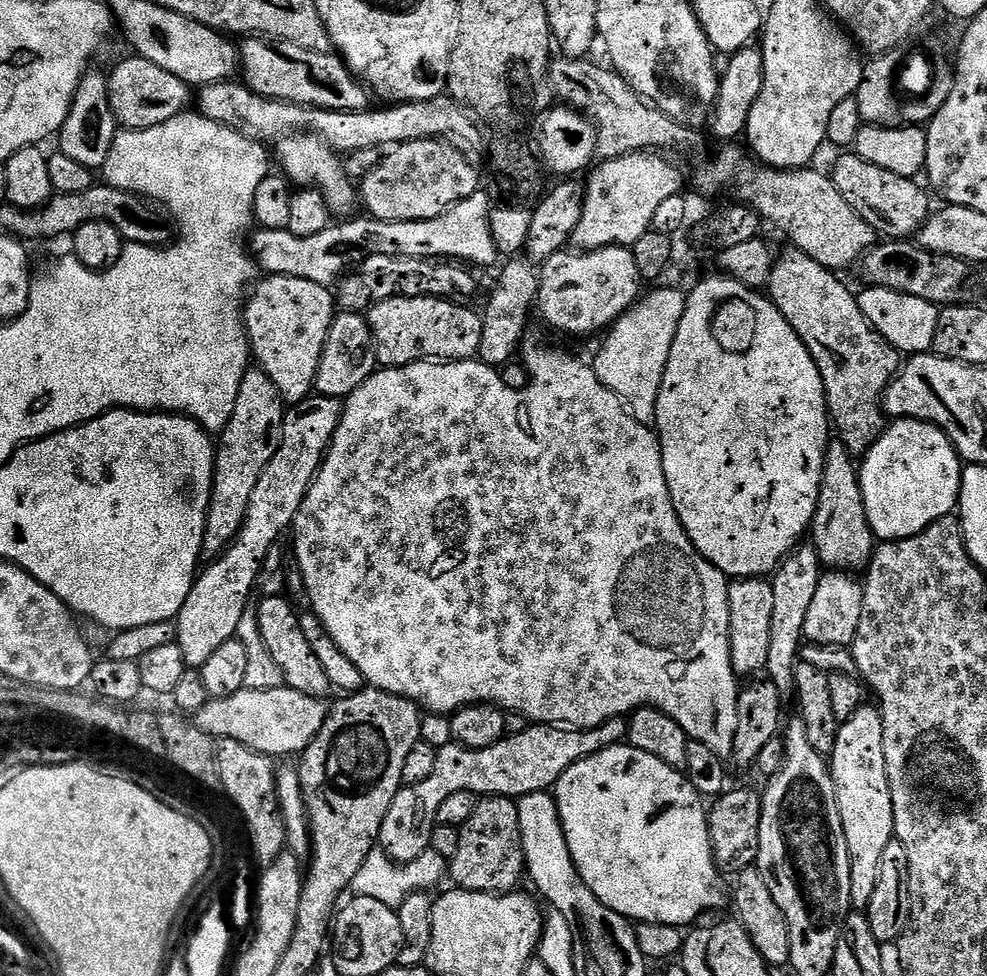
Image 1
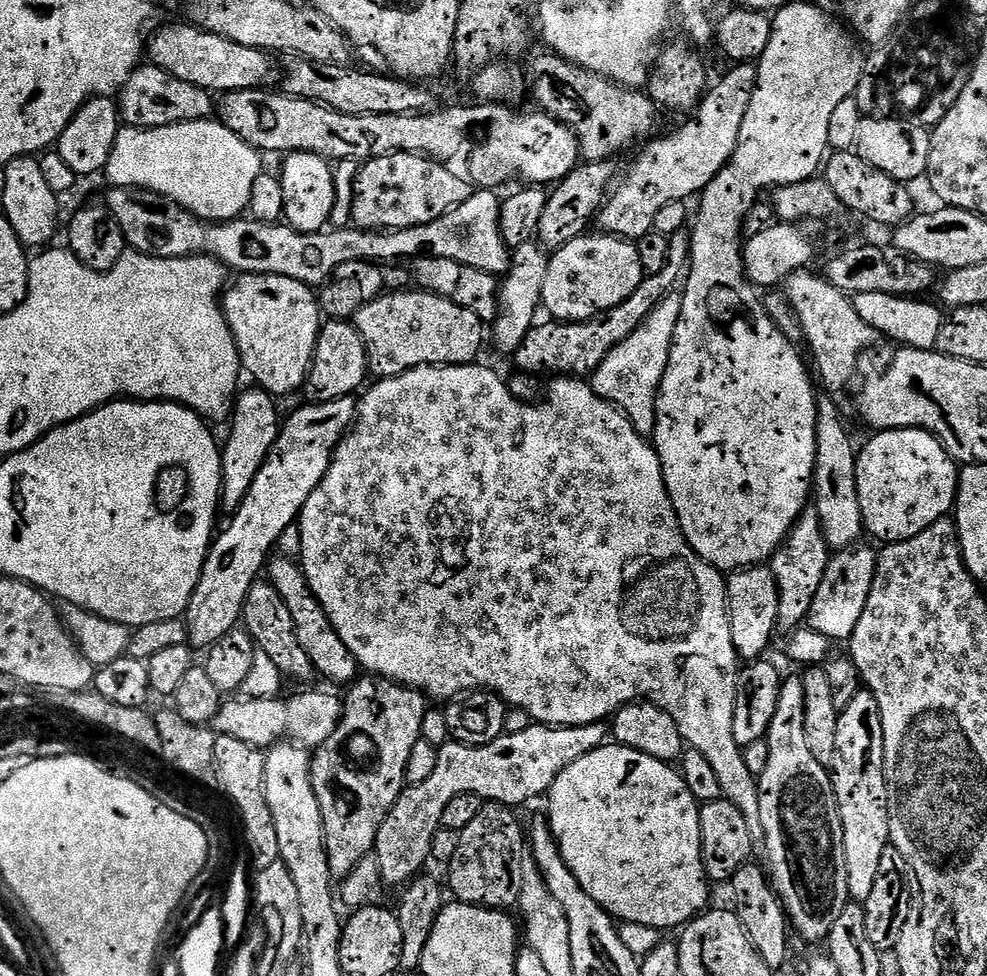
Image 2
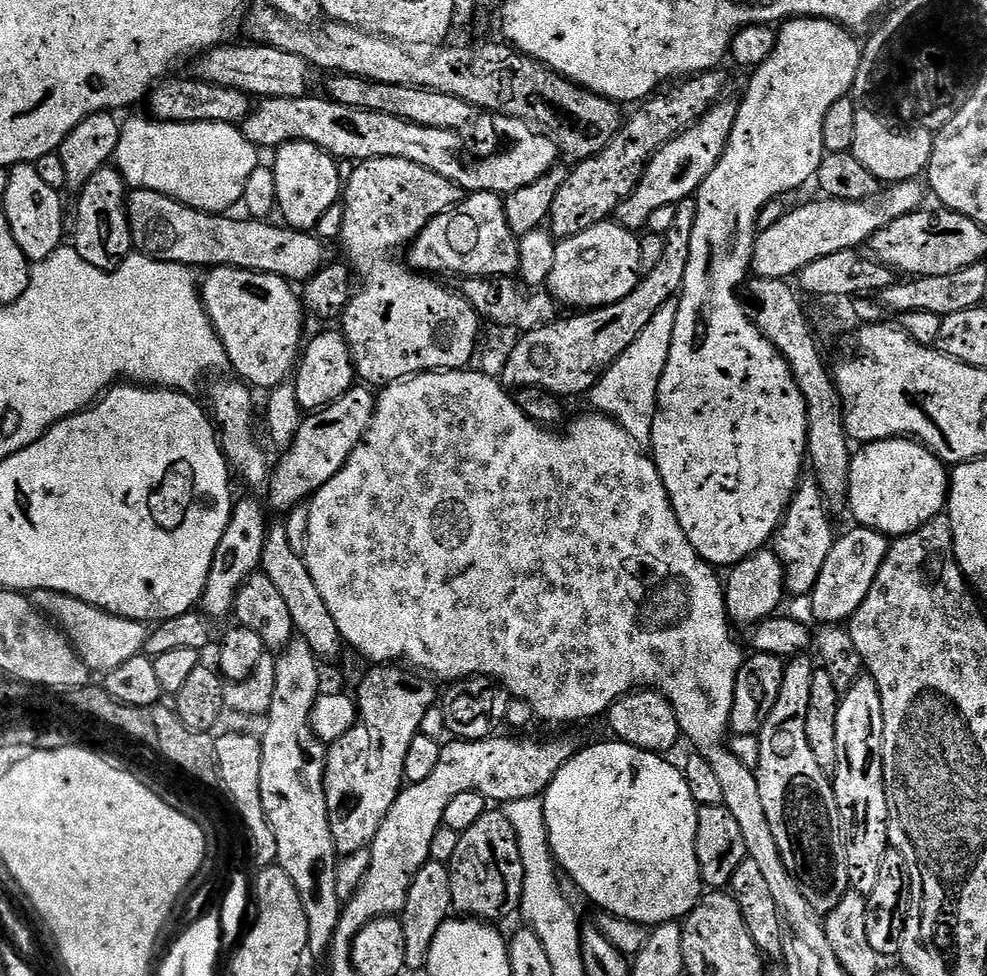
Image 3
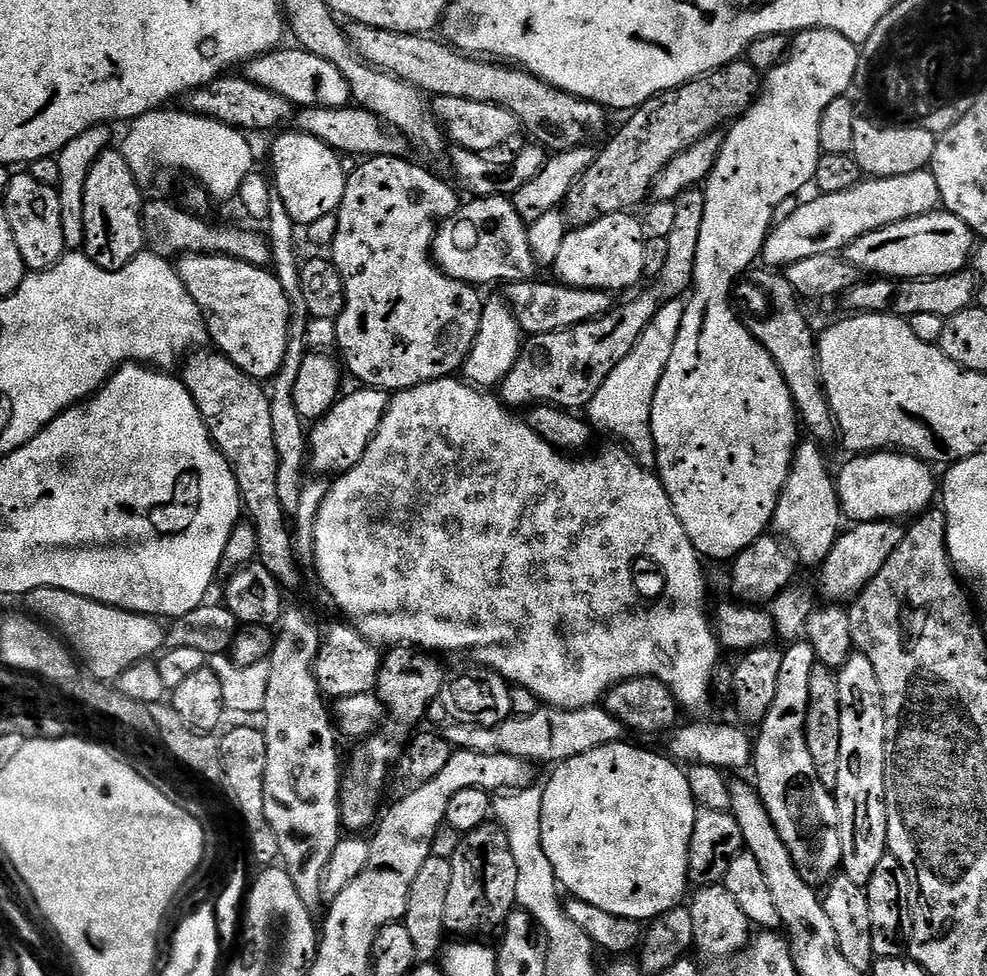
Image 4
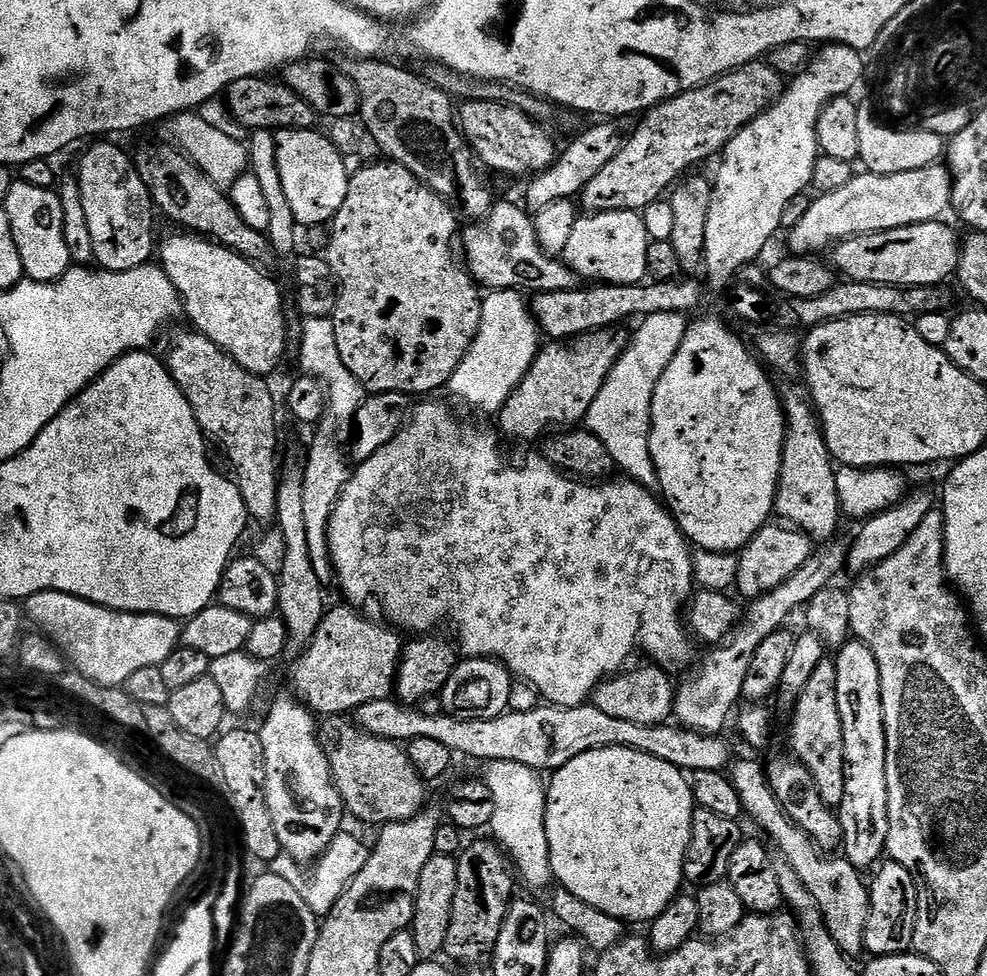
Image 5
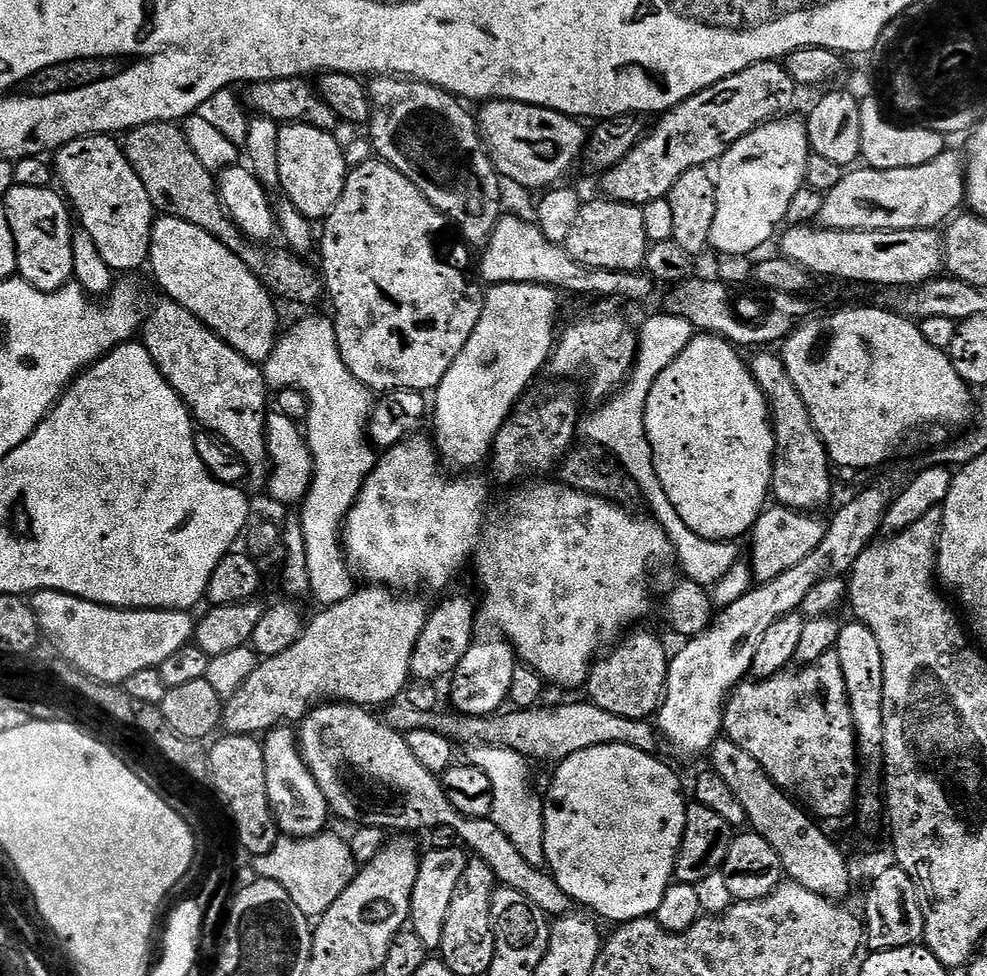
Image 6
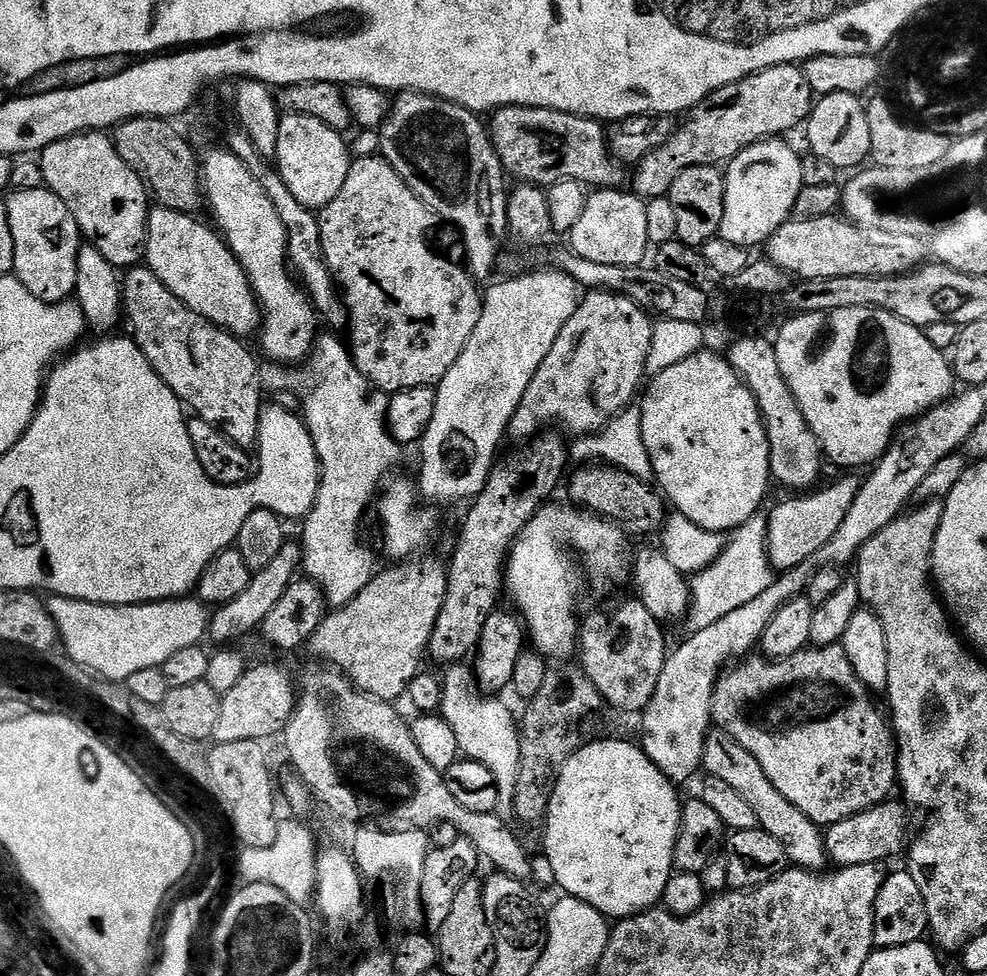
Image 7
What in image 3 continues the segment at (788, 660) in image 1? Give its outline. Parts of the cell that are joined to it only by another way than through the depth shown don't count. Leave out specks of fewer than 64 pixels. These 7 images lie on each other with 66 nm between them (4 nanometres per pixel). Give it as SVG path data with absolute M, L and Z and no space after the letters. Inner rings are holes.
M801 479L796 495L788 503L784 518L776 528L776 535L770 541L784 567L784 587L789 597L807 597L814 590L818 574L822 574L822 566L838 535L837 529L832 529L832 519L833 513L815 479Z

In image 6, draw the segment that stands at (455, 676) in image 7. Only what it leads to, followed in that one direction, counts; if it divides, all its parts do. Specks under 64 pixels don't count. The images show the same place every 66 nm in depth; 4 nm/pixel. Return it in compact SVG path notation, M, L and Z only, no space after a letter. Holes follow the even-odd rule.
M480 742L472 748L466 756L467 763L478 766L482 774L490 777L490 786L494 786L494 806L491 820L510 842L514 842L518 854L530 862L530 866L544 868L544 802L537 798L532 800L532 784L528 779L532 772L528 769L529 757L518 754L509 748L501 748L495 742Z

